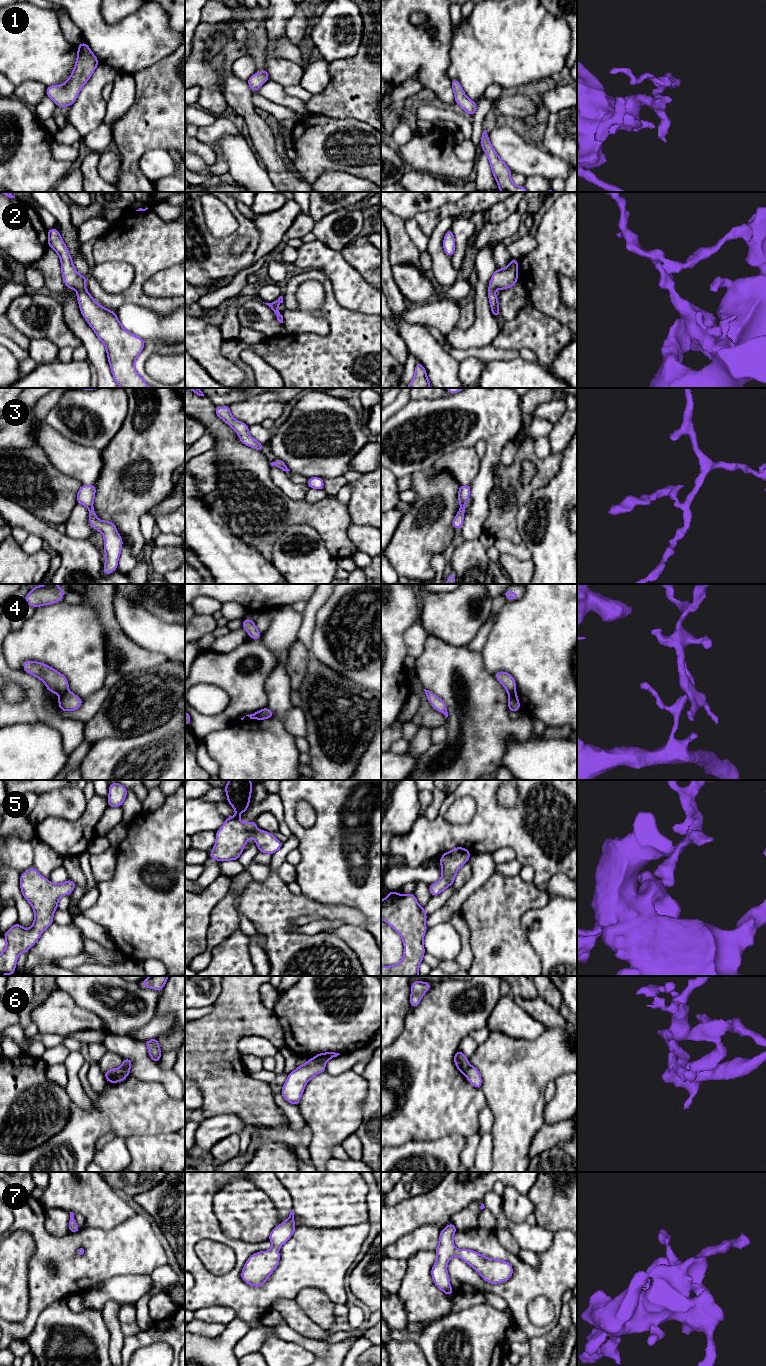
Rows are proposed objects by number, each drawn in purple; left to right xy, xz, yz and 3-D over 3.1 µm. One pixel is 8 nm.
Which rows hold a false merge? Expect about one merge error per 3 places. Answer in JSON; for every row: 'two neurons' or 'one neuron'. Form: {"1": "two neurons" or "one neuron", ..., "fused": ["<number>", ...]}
{"1": "one neuron", "2": "one neuron", "3": "two neurons", "4": "two neurons", "5": "one neuron", "6": "two neurons", "7": "one neuron", "fused": ["3", "4", "6"]}

